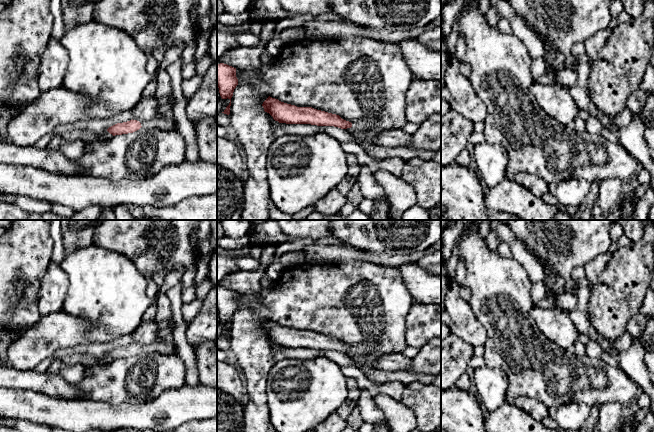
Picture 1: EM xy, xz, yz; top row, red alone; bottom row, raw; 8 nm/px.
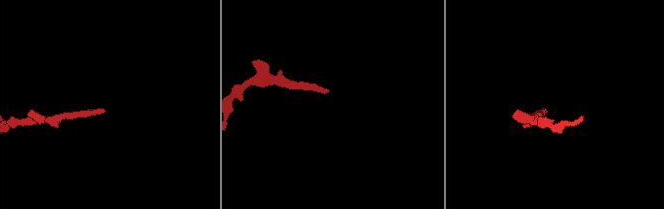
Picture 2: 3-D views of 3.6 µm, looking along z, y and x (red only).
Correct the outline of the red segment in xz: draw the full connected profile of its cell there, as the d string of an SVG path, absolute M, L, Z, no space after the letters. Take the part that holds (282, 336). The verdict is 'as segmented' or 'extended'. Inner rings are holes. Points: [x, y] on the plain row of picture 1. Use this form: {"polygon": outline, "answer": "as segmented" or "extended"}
{"polygon": "M270 320L263 326L262 330L264 335L269 337L279 347L334 350L341 353L352 351L351 346L342 343L339 339L312 331L297 331Z", "answer": "as segmented"}

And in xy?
{"polygon": "M161 340L145 348L141 348L139 345L133 344L133 343L127 346L117 347L109 351L107 355L113 360L115 360L115 359L133 357L139 354L141 351L155 352L155 353L161 353L161 354L175 354L176 353L176 350L173 348L172 341Z", "answer": "extended"}

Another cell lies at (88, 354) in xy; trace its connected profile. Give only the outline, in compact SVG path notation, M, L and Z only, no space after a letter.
M130 335L122 336L109 343L85 342L72 348L61 349L53 357L54 360L60 360L65 365L81 364L84 367L106 365L113 361L107 355L109 351L132 343Z

